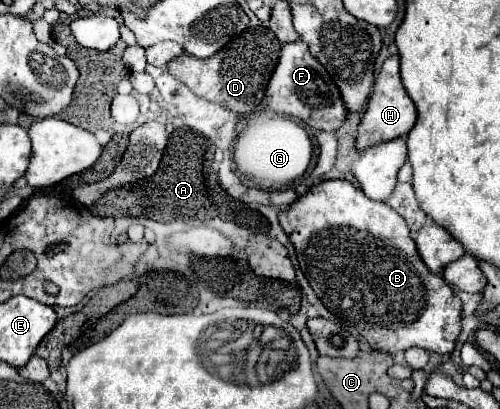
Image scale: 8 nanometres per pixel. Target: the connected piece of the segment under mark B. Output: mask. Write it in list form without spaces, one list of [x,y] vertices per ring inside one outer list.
[[[322,180],[308,188],[296,202],[278,214],[280,226],[296,248],[300,270],[310,282],[322,304],[342,322],[352,328],[380,352],[400,352],[412,346],[452,354],[460,334],[462,302],[454,290],[438,274],[430,272],[422,262],[416,242],[410,238],[406,220],[384,202],[370,200],[360,188],[348,180]]]

